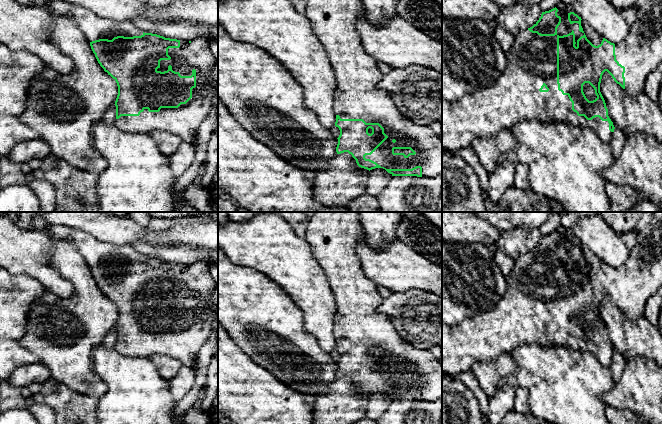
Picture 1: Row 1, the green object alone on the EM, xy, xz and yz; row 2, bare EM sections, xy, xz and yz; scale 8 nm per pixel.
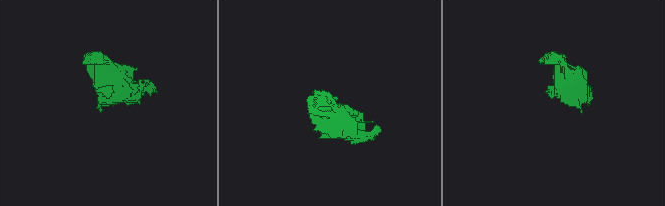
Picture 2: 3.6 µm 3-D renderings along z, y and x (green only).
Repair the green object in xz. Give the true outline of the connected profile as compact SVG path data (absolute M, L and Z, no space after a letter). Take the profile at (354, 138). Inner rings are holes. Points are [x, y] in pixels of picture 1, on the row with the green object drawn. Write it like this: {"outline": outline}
{"outline": "M307 0L305 16L310 20L313 32L318 37L322 43L330 63L333 67L337 87L334 93L334 103L333 109L336 114L335 126L339 128L340 135L337 138L338 144L336 147L337 154L348 152L356 160L356 163L359 167L372 170L375 168L383 168L392 176L417 176L417 177L442 177L442 140L439 138L439 135L434 132L428 125L418 125L404 115L401 114L399 109L396 107L392 97L384 90L379 90L377 88L378 82L383 78L384 74L380 71L377 65L377 61L368 55L364 50L360 34L356 28L357 21L365 16L364 5L361 0Z"}

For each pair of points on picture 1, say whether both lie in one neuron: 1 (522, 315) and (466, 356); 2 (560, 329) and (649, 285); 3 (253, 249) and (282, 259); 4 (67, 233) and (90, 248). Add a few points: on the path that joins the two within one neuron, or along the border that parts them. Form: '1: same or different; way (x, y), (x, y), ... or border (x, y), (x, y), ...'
1: same; way (508, 325), (497, 332), (487, 335), (480, 342)
2: same; way (577, 305), (597, 285), (625, 285)
3: same; way (260, 249), (272, 249), (275, 252)
4: same; way (73, 234), (84, 242)

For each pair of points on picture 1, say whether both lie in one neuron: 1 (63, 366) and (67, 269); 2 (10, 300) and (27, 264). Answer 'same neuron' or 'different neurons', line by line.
1: same neuron
2: different neurons

